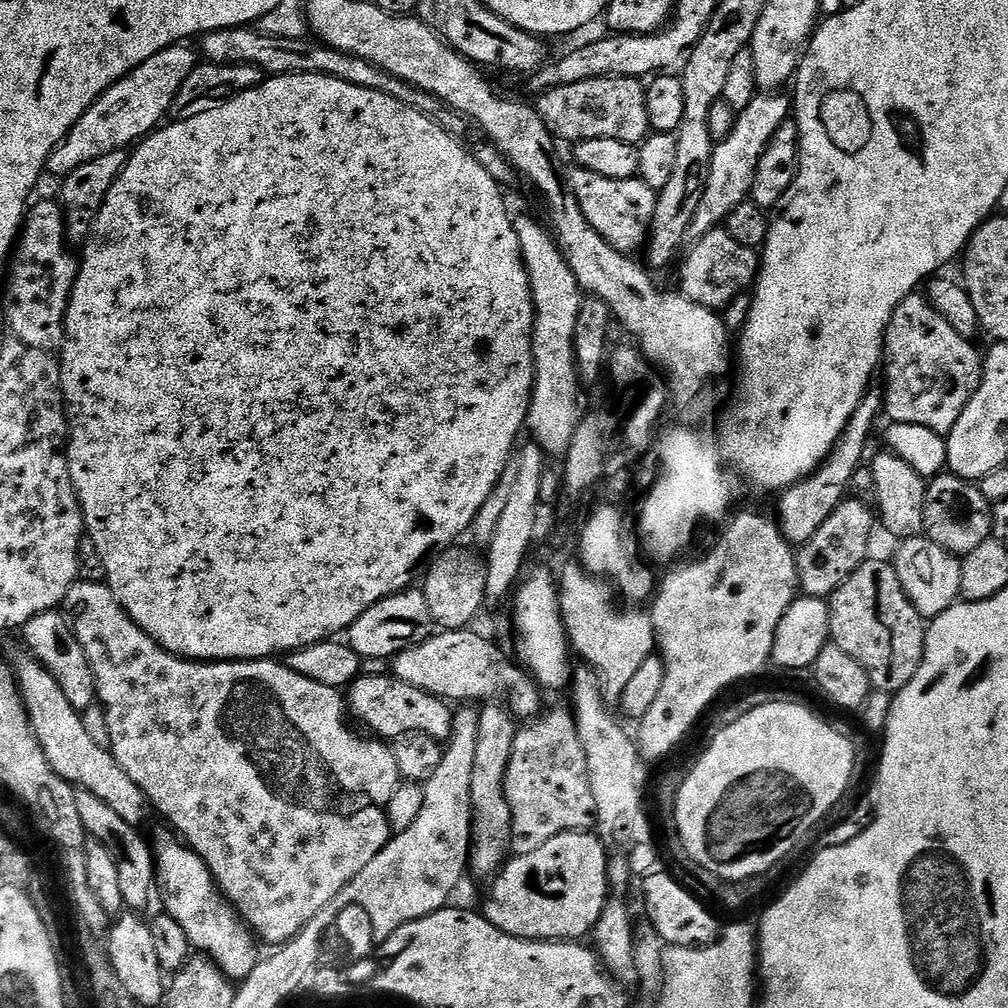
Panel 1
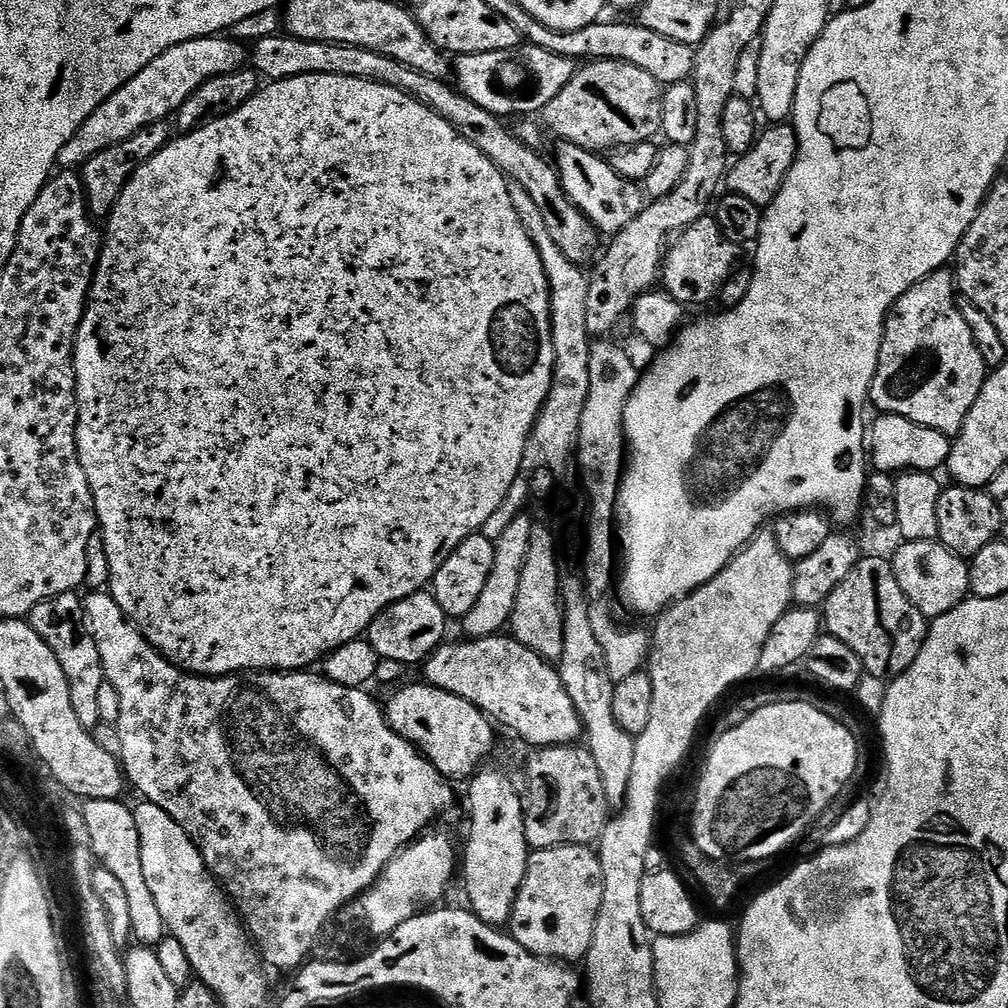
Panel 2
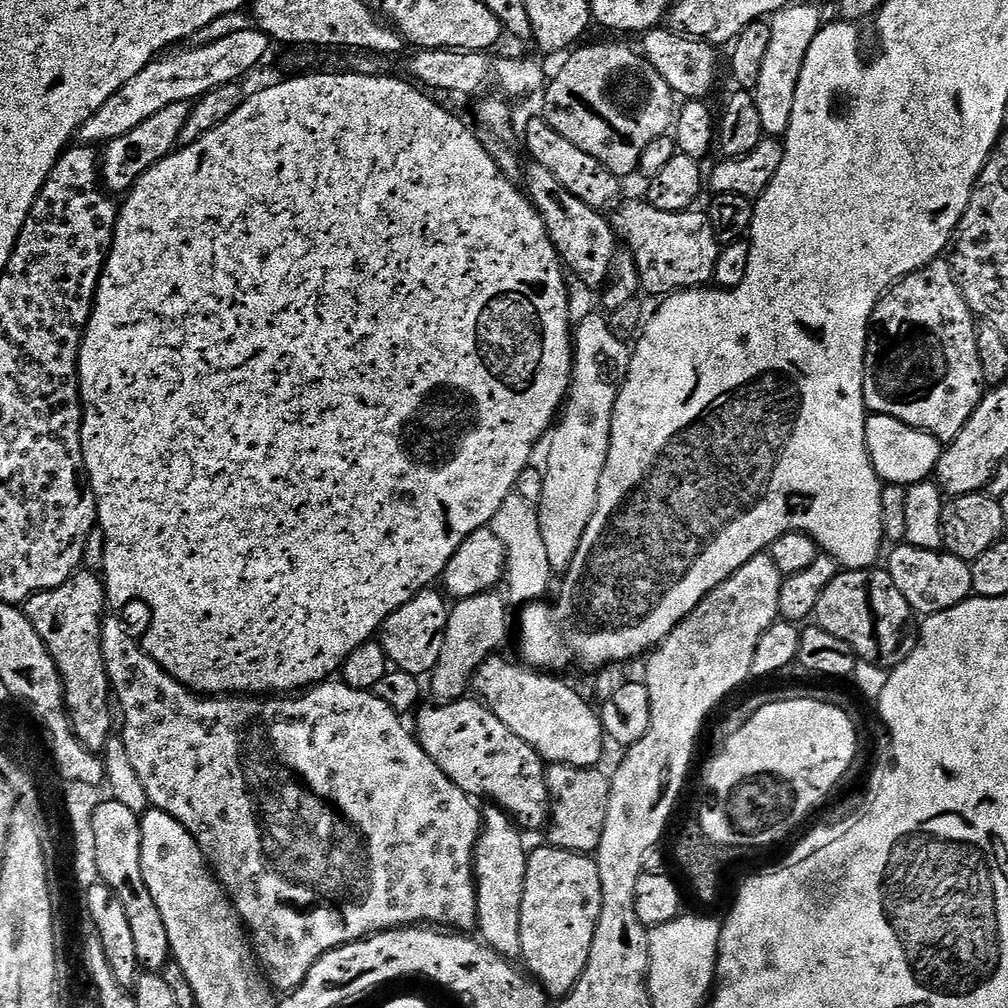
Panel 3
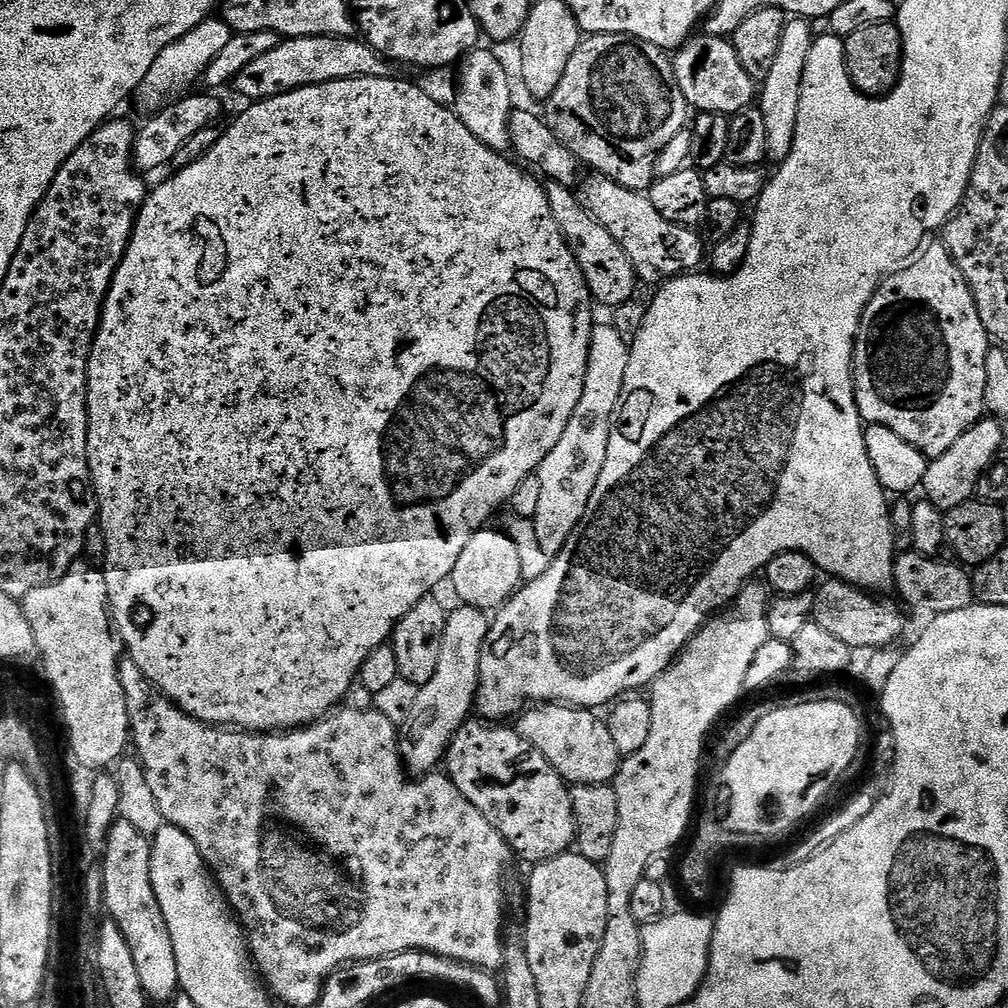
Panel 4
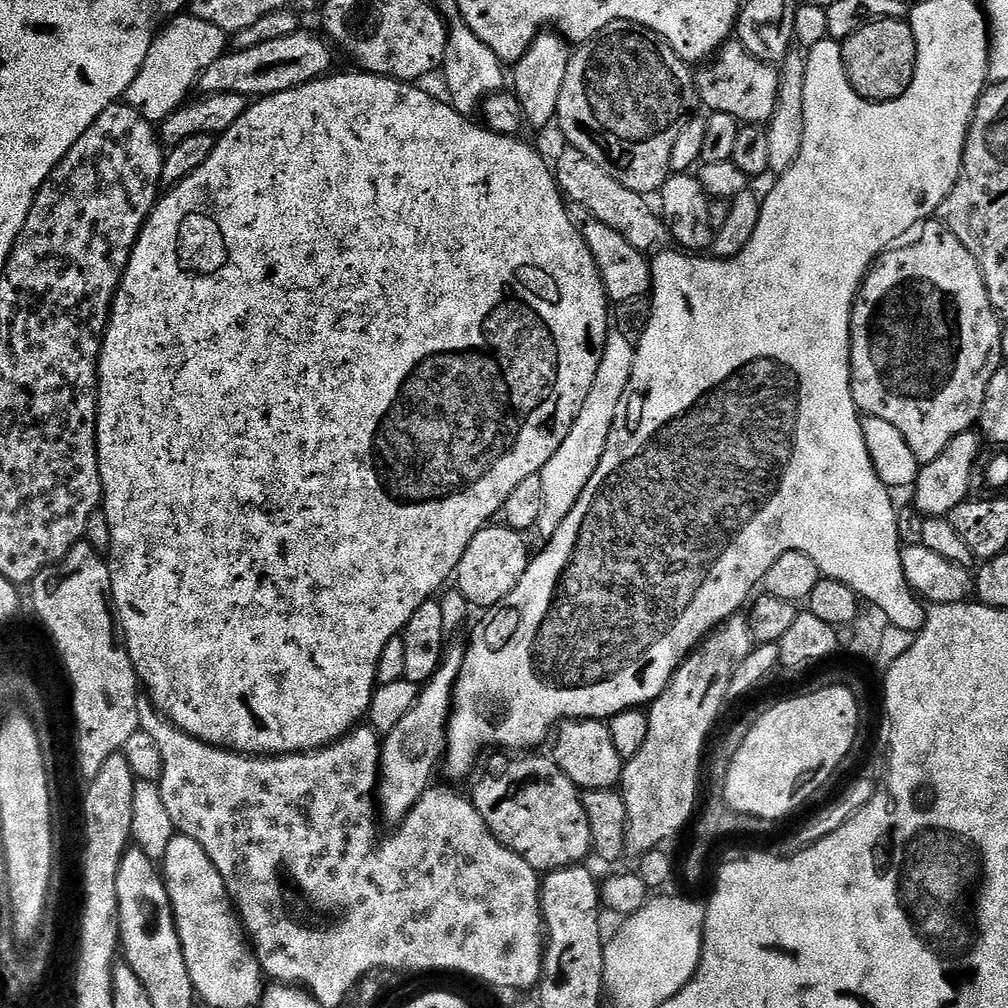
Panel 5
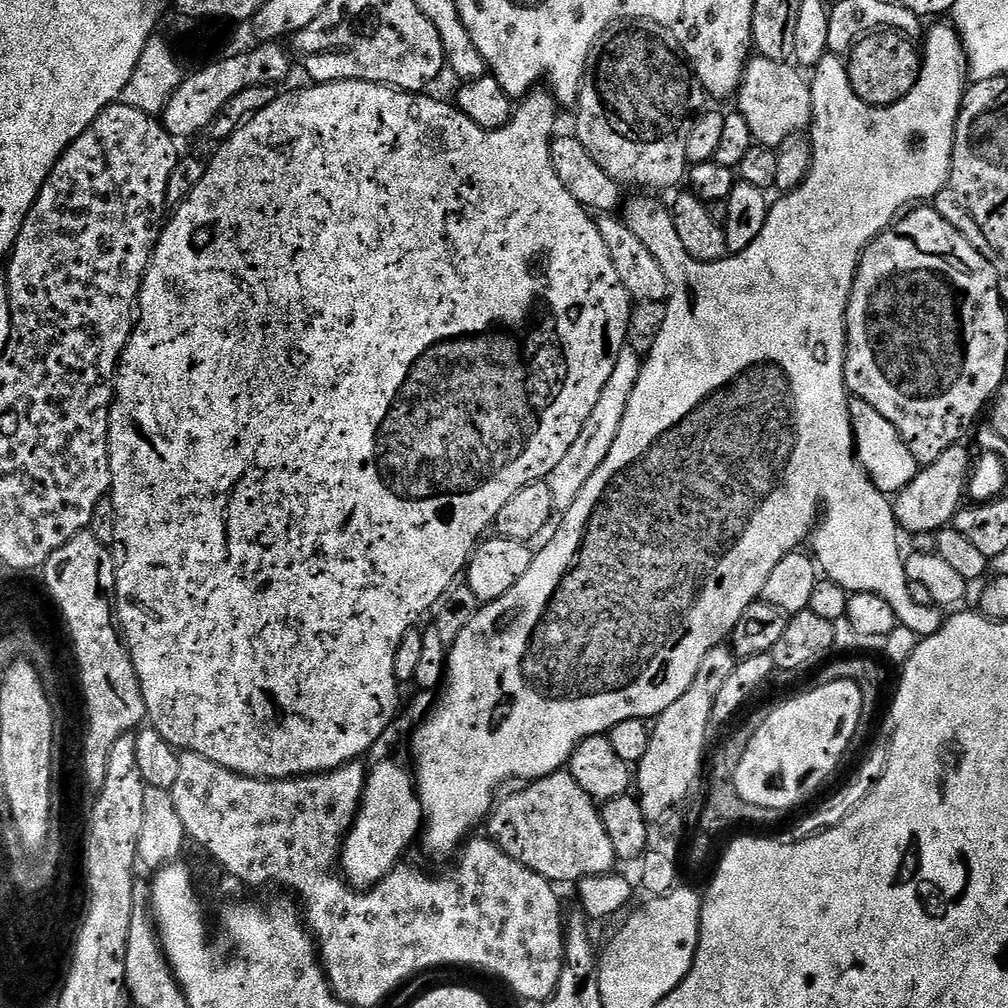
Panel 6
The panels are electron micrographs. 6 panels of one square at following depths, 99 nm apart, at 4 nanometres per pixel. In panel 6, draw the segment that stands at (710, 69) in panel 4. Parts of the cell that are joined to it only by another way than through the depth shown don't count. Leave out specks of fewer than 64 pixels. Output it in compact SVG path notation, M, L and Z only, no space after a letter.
M753 55L744 67L735 107L746 118L750 134L757 145L779 149L785 142L809 131L812 122L812 85L795 63Z

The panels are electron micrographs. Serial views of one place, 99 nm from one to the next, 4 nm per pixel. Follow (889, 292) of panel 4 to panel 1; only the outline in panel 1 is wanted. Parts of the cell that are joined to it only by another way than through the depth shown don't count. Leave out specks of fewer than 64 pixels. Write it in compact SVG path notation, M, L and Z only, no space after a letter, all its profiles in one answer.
M913 294L894 310L888 328L884 332L882 349L882 376L888 379L888 393L883 393L882 408L893 424L913 424L926 426L941 434L952 431L954 422L962 418L962 410L976 393L982 379L982 356L976 353L977 345L971 340L962 338L946 318L929 302L927 295Z

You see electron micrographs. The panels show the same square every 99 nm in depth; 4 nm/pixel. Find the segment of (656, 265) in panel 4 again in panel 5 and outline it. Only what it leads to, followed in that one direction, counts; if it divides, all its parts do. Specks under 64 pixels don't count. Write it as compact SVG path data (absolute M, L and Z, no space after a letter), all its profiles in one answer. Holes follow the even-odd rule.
M571 146L565 147L565 152L554 162L554 179L557 189L572 204L582 206L591 216L598 218L598 222L606 222L610 230L618 230L630 246L645 254L653 250L660 250L669 243L668 228L658 215L657 209L647 204L645 197L634 190L626 190L622 182L615 180L602 166L594 166L586 154ZM652 248L652 249L651 249Z

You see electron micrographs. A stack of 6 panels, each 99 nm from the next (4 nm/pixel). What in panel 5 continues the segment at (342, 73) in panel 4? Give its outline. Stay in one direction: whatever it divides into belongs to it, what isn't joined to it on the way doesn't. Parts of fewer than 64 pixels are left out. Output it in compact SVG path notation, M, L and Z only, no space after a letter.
M307 30L286 34L286 38L262 42L262 46L254 46L250 50L225 52L214 66L210 66L210 70L200 75L198 88L209 96L229 92L249 98L275 98L280 92L291 92L302 84L310 84L323 77L331 69L328 68L332 64L331 51L333 49L323 35L315 36Z

